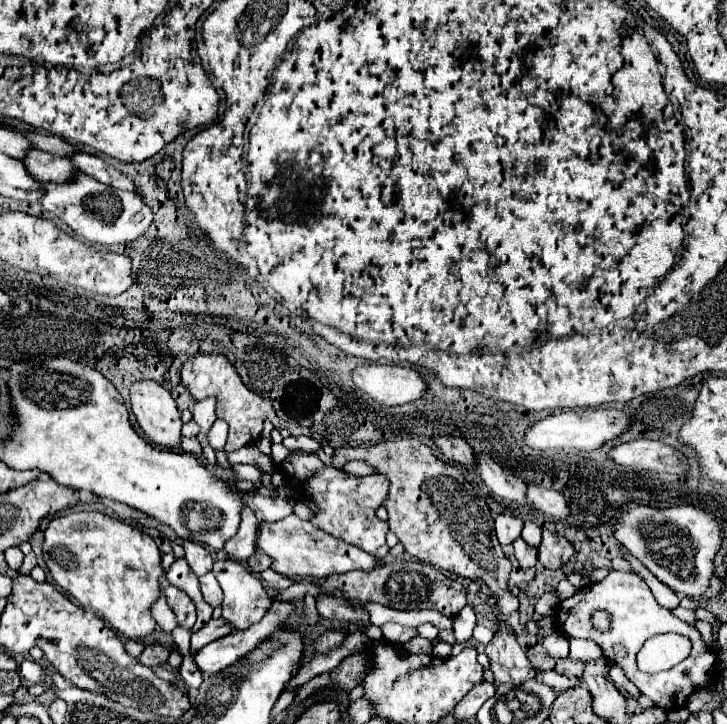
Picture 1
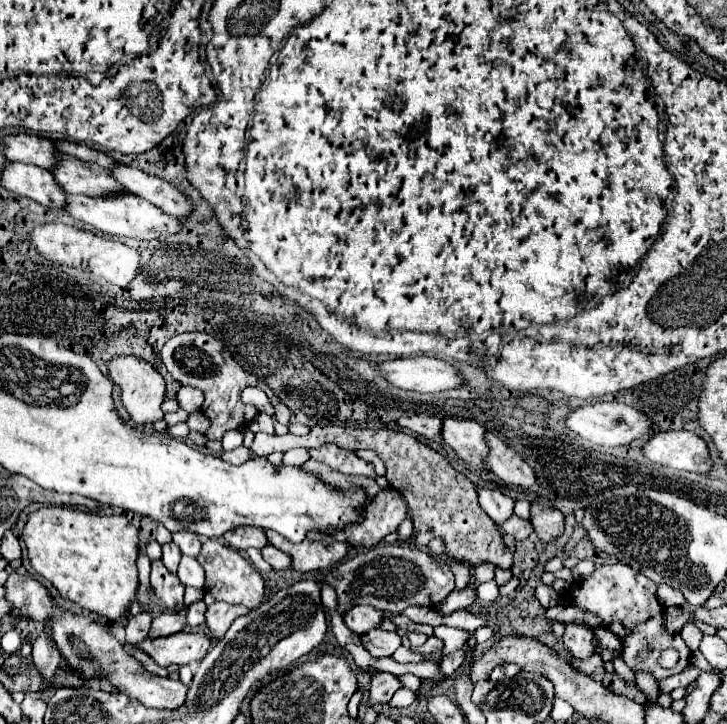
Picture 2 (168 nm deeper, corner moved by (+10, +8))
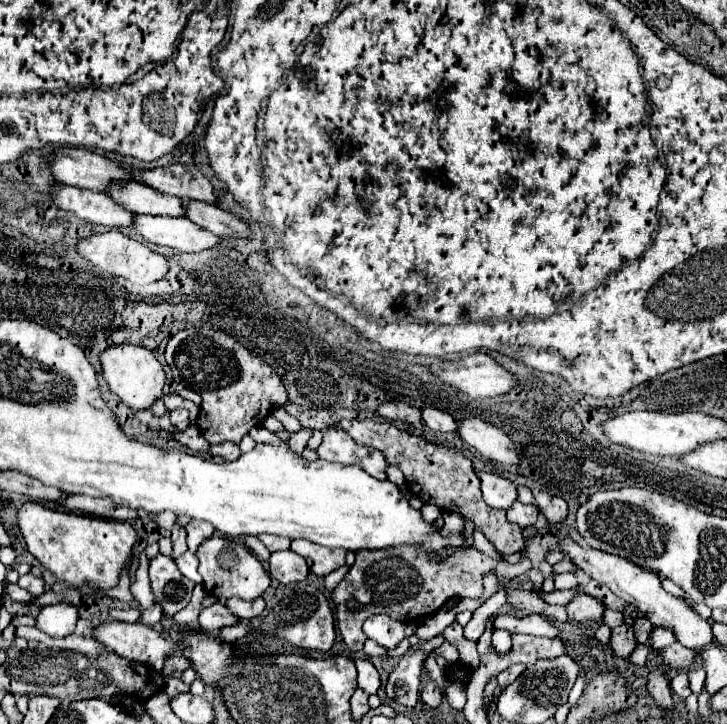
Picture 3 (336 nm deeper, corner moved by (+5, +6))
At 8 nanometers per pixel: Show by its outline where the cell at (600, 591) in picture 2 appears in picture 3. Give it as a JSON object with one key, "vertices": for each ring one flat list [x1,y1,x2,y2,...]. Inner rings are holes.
{"vertices":[[672,644,670,648,664,648,660,652,660,658,662,658,662,664,670,668,690,668,694,660,694,650,688,650,682,644]]}

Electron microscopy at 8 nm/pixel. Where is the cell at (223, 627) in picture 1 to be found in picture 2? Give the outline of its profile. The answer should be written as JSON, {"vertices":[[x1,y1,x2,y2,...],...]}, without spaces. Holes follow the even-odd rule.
{"vertices":[[215,602,207,608,205,612,205,624,209,628,209,632,217,638,223,638,225,632,229,630,229,626,239,618,245,616,249,610,245,610,243,606,229,606,225,602]]}

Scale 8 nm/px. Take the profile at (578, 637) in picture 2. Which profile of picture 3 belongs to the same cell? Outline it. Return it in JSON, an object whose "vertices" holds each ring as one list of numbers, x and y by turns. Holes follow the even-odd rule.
{"vertices":[[578,592,578,594,568,602,566,610,568,610,570,620,576,620,576,622,594,620,594,628,592,628,592,632,584,632,584,636,588,636,588,638,592,640,592,638,594,638,594,630,596,630,596,626,600,624,598,620,602,620,604,604,602,604,598,598,586,594,586,592]]}

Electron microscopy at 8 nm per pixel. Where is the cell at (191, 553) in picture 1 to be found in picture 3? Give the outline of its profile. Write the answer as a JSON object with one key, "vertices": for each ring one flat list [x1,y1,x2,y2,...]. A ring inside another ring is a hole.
{"vertices":[[192,520,188,526,186,526,186,532,188,532,188,550,190,552,196,552,196,548,214,534,214,528,212,524,204,522,204,520]]}

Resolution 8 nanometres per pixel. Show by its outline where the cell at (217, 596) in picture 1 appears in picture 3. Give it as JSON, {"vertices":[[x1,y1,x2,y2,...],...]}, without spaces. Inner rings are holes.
{"vertices":[[186,552,184,556,176,558,174,562,176,562,176,566,182,570,182,574,184,574,186,578,190,578,190,580,196,582,196,584,202,582,202,576,198,574,198,558,196,558,192,552]]}

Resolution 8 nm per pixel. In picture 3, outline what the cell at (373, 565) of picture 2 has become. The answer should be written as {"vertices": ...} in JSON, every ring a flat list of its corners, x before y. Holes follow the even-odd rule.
{"vertices":[[410,548,358,552,354,566,330,594,336,604,336,618,342,640,352,652,360,652,366,640,362,624,374,614,386,614,398,622,412,622,416,618,430,616,450,598,478,598,484,592,482,576,492,568,496,568,500,584,510,588,512,578,526,574,532,568,532,562,526,556,522,556,516,564,510,564,506,560,496,562,476,548,470,548,466,556,454,556,454,560,448,560,446,564,438,564,438,560,426,560,426,556,410,552]]}

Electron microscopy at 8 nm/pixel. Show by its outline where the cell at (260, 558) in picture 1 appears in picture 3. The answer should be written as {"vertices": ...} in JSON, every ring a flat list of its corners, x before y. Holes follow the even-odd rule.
{"vertices":[[292,550,284,552,274,552,268,560,268,570,270,576,276,578,280,584,290,584,290,582,302,582,308,576,308,564,302,556,298,556]]}

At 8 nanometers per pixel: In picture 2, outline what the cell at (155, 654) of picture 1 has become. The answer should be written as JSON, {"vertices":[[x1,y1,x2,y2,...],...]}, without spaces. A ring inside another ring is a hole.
{"vertices":[[187,606,181,612,173,612,173,614,165,612,165,614,155,616,149,630,149,638,165,638,165,636,181,632,185,626,185,610]]}

